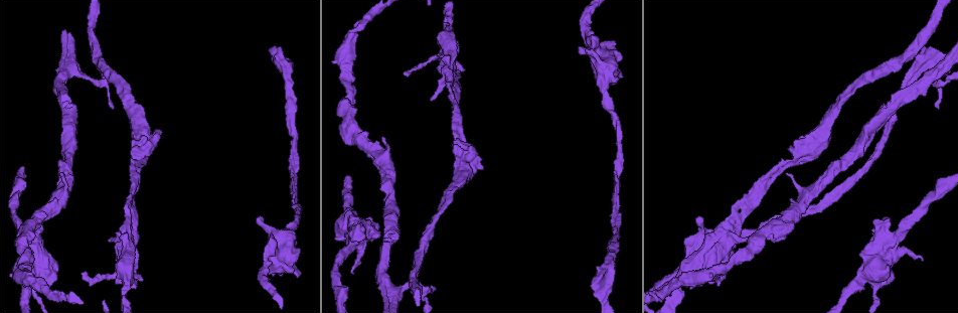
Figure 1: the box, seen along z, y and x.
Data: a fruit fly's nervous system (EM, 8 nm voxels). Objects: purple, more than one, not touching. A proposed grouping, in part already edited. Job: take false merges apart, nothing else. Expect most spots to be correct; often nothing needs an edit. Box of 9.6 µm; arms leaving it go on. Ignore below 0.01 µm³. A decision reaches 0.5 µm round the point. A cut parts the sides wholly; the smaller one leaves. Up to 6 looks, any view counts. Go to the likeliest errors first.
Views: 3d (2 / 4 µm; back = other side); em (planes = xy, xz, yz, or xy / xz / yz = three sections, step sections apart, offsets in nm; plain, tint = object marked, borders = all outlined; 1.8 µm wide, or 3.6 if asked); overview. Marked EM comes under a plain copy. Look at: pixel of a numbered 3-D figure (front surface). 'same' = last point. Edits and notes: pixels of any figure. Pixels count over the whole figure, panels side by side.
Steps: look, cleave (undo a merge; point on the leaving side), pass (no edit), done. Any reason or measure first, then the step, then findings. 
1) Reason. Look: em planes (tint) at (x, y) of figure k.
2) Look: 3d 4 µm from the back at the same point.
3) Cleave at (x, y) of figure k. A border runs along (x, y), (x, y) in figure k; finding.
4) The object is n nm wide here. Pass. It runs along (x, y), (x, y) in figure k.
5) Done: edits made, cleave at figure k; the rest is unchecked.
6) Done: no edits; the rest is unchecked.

Three arms meet. Look: em xy step 4 (tint) at (128, 200) of figure 1.

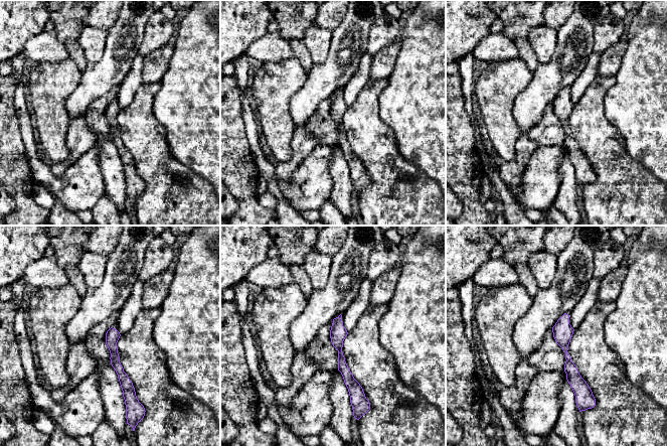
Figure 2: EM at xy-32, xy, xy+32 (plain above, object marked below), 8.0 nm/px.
Look: em planes (tint) at the same point.

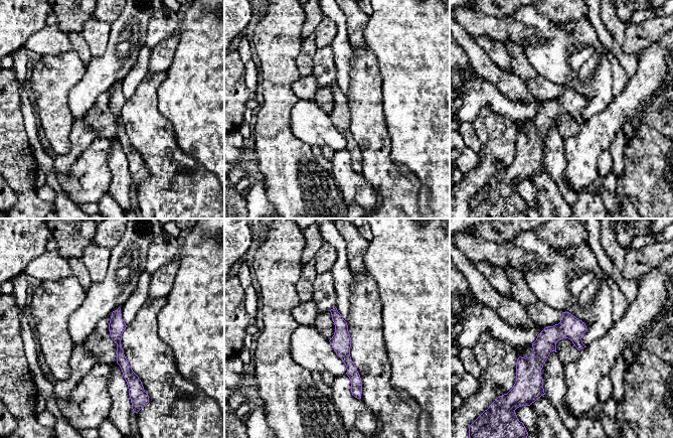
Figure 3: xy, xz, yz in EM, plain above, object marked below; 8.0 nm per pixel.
Pass. It runs along (333, 311), (358, 388) in figure 3; one neuron here.

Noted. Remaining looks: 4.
Calibre changes. Look: 3d 4 µm at (140, 156) of figure 1.

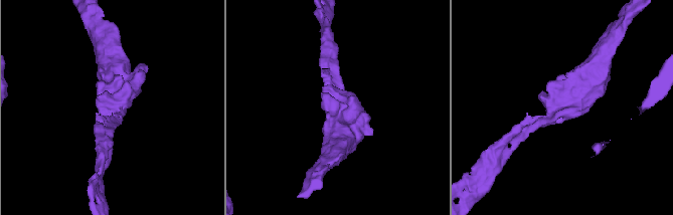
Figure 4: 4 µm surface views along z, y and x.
Look: em xz step 4 (tint) at (107, 104) of figure 4.

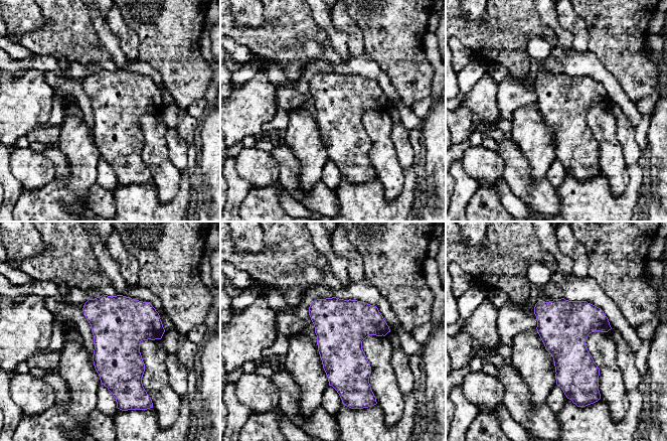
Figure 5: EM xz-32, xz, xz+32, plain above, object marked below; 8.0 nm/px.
Cut it another way. Look: em planes (borders) at the same point.

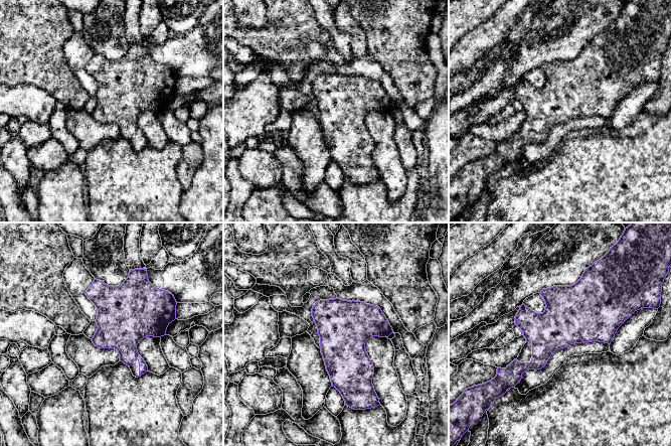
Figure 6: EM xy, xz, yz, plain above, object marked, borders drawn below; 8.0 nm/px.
Pass. Continuous, no second neuron.

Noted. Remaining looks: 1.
Thick turns thin. Look: em xz step 16 (tint) at (680, 289) of figure 1.

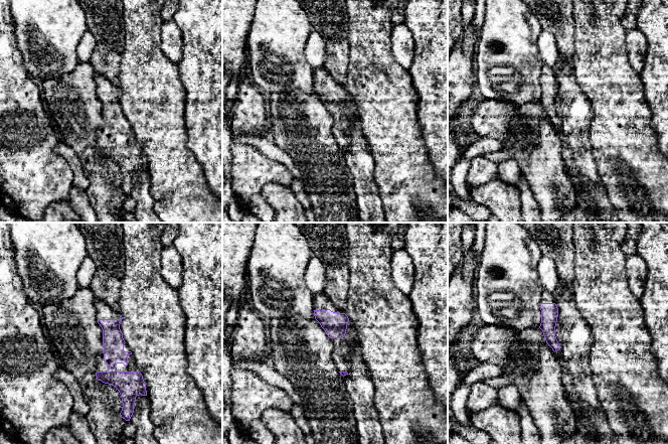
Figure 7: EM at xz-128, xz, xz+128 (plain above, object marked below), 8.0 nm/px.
Pass. It runs along (101, 321), (124, 392) in figure 7; continuous, no second neuron.

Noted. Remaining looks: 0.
Done: no edits; the rest is unchecked.

